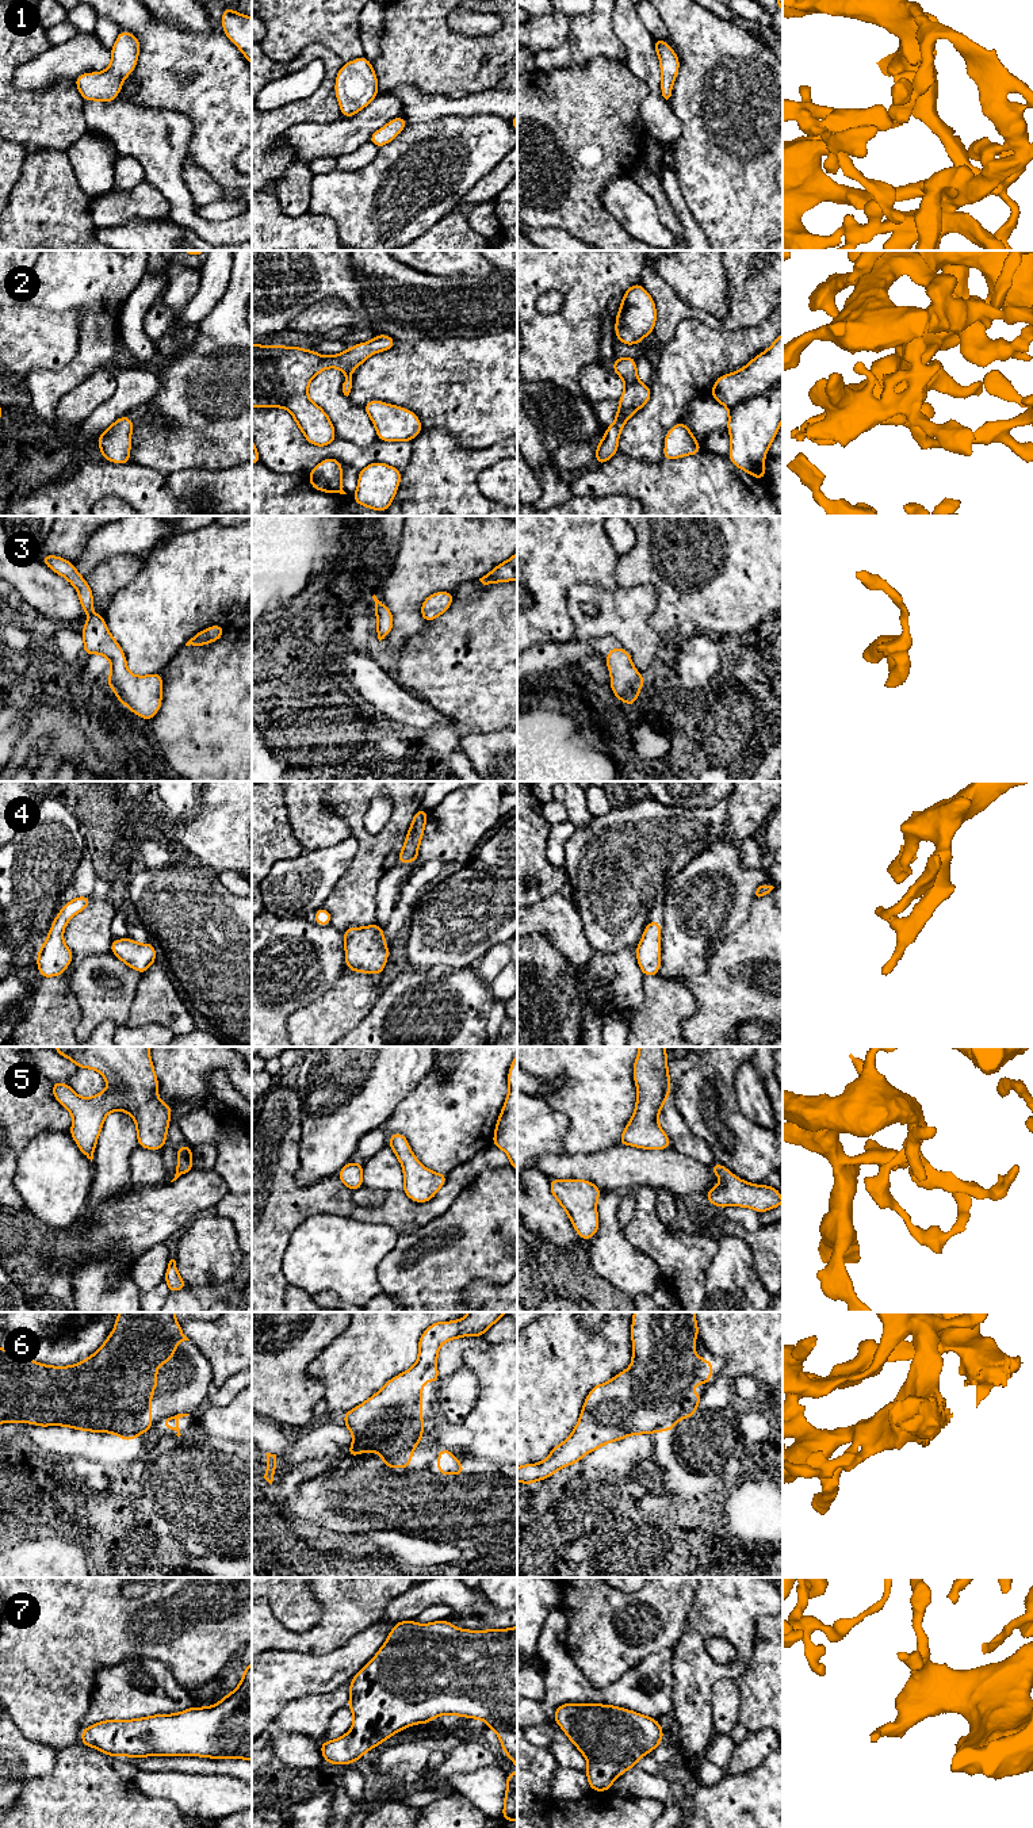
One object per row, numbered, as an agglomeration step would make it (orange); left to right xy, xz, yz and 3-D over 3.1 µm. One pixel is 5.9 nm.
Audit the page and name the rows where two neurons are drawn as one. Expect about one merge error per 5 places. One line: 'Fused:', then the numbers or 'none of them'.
Fused: none of them

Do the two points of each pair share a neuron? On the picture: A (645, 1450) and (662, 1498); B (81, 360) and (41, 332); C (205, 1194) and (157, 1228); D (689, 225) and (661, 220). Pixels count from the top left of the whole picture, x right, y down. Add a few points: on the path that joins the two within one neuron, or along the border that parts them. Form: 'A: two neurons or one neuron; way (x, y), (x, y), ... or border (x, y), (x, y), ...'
A: two neurons; border (673, 1448), (651, 1480), (623, 1484)
B: two neurons; border (79, 324), (77, 354), (62, 367), (46, 370)
C: one neuron; way (192, 1194), (169, 1216)
D: two neurons; border (666, 195), (681, 224), (683, 233), (680, 236)

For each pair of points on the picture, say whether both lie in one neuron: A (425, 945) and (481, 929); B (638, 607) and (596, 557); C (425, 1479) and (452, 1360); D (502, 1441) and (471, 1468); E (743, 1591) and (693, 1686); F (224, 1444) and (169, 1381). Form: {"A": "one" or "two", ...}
{"A": "one", "B": "two", "C": "two", "D": "two", "E": "one", "F": "one"}

